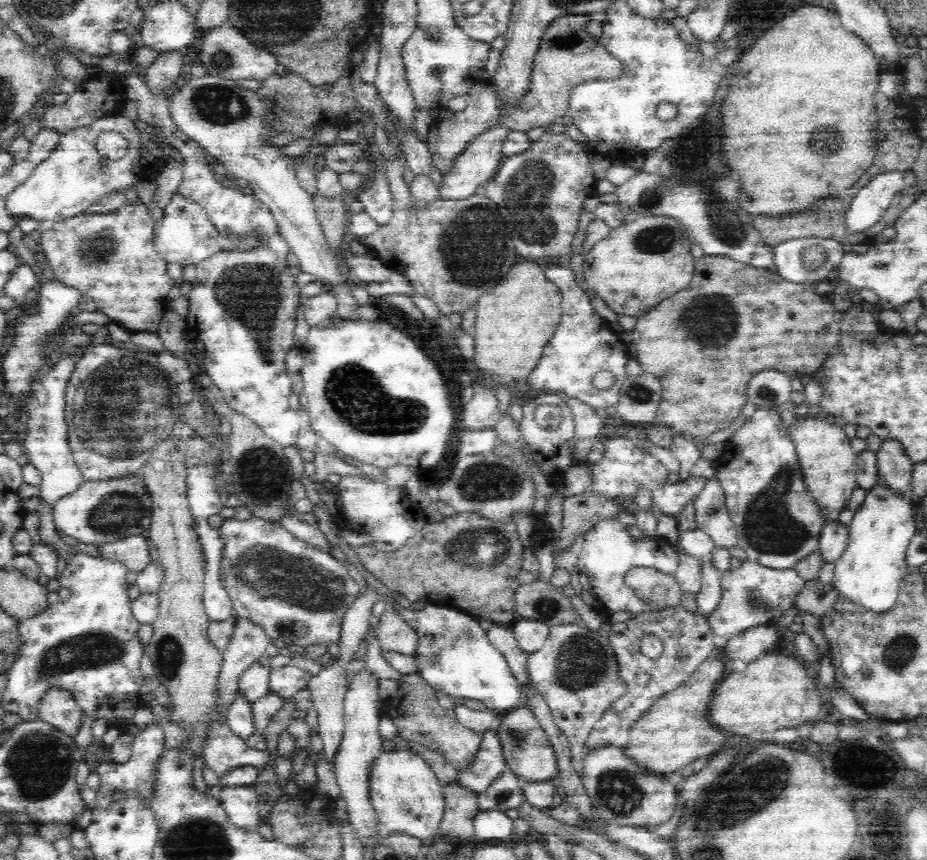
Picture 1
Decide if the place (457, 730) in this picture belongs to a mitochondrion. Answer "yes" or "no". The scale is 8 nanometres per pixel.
no

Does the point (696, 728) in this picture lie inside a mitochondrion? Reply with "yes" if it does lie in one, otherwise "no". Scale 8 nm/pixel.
no

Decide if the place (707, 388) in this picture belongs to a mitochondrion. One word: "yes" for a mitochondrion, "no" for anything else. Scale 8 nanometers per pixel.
no

